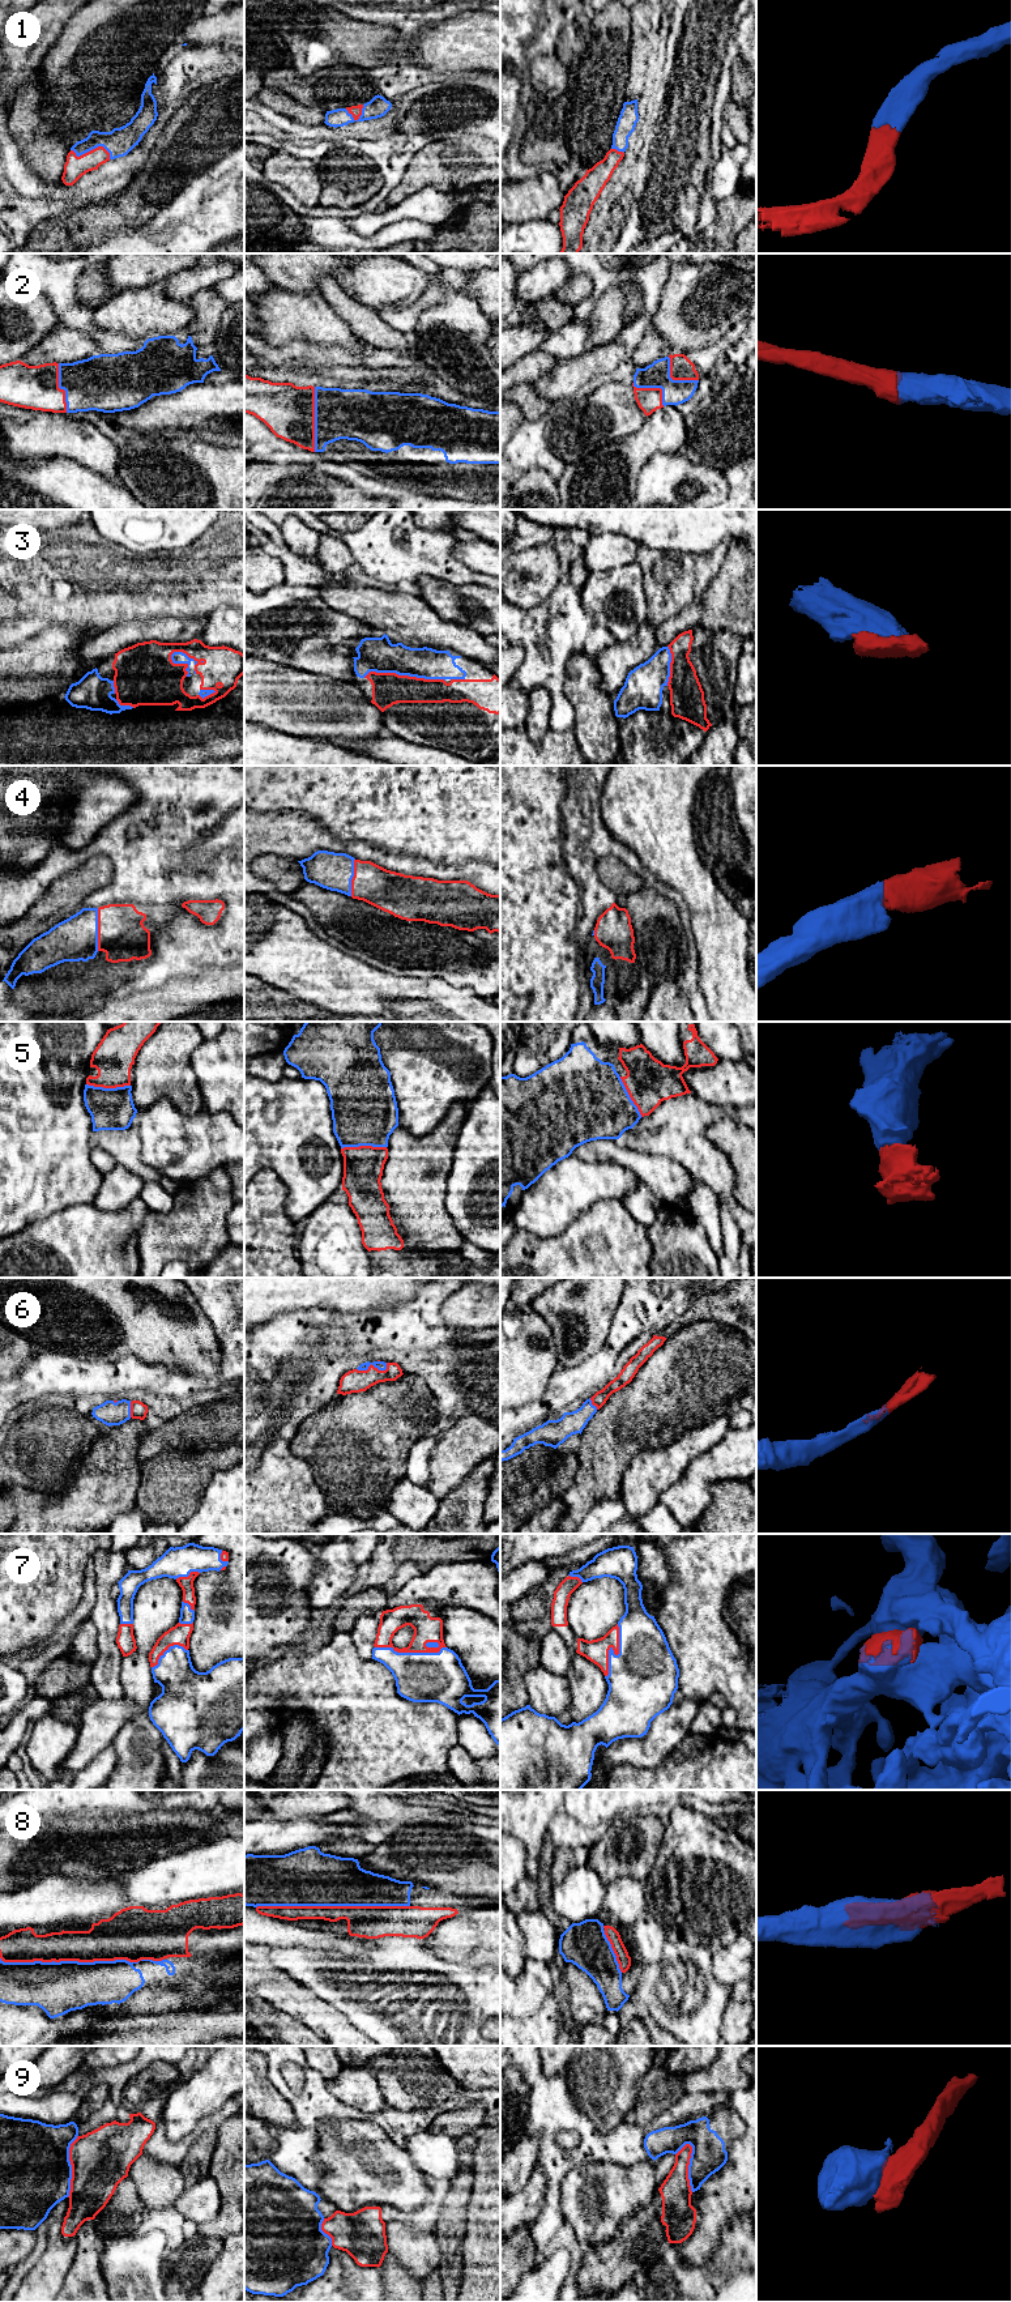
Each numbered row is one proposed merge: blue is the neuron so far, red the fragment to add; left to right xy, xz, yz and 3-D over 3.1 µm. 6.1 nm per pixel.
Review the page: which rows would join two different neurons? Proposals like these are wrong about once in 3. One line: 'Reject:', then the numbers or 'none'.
Reject: 9

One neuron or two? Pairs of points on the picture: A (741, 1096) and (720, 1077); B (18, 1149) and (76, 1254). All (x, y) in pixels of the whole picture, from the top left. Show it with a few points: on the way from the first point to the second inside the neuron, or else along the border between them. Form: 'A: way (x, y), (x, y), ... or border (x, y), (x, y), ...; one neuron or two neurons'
A: way (734, 1090), (724, 1083); one neuron
B: border (82, 1203), (64, 1207), (25, 1226); two neurons

